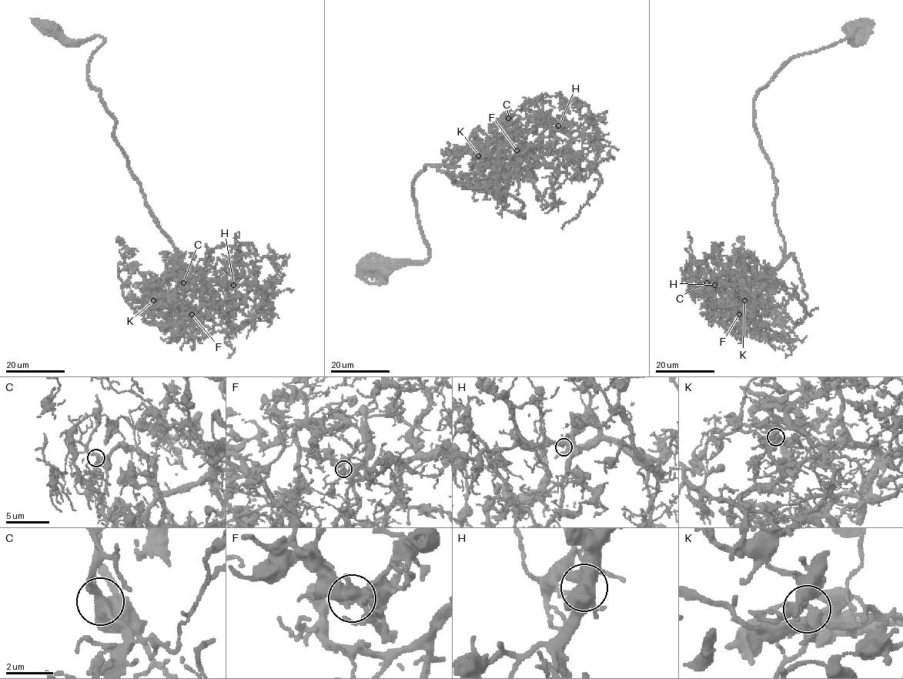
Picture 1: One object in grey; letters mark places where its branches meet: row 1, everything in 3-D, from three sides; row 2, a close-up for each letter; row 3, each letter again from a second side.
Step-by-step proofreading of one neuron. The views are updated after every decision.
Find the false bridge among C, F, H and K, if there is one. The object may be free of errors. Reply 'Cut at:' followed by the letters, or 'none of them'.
Cut at: F

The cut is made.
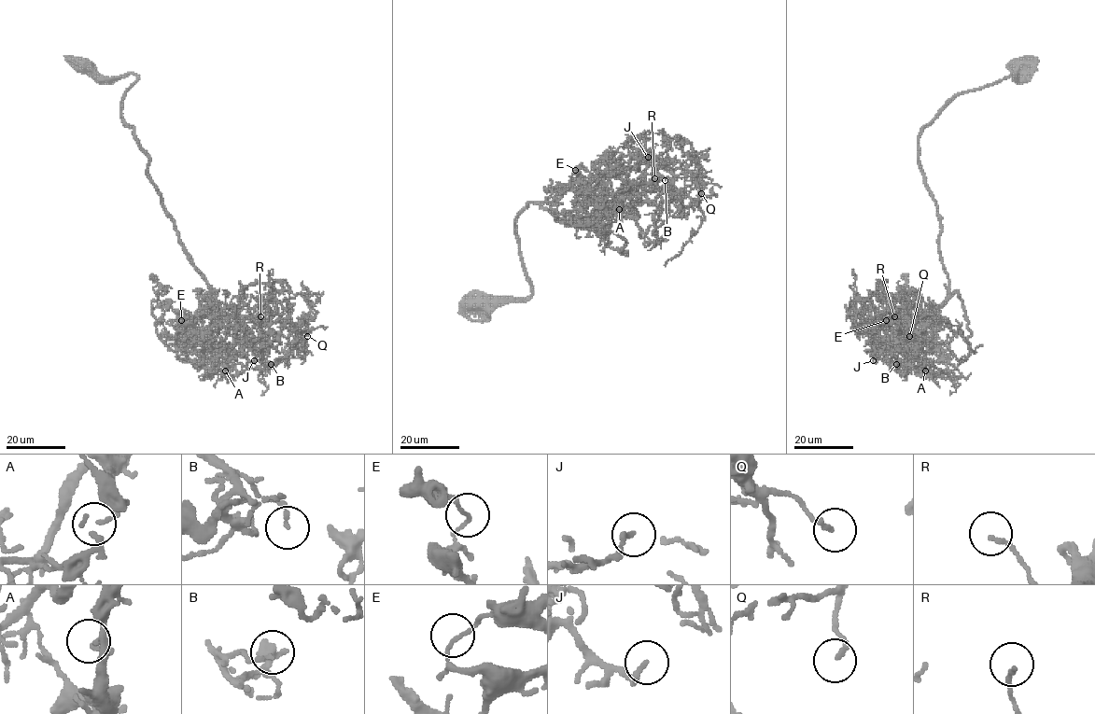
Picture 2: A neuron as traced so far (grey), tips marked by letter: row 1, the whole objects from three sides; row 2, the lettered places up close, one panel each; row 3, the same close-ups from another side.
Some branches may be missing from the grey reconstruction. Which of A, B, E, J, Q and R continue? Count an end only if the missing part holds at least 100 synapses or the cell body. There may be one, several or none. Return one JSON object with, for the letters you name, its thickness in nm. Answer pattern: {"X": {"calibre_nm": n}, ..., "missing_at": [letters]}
{"E": {"calibre_nm": 90}, "missing_at": ["E"]}

